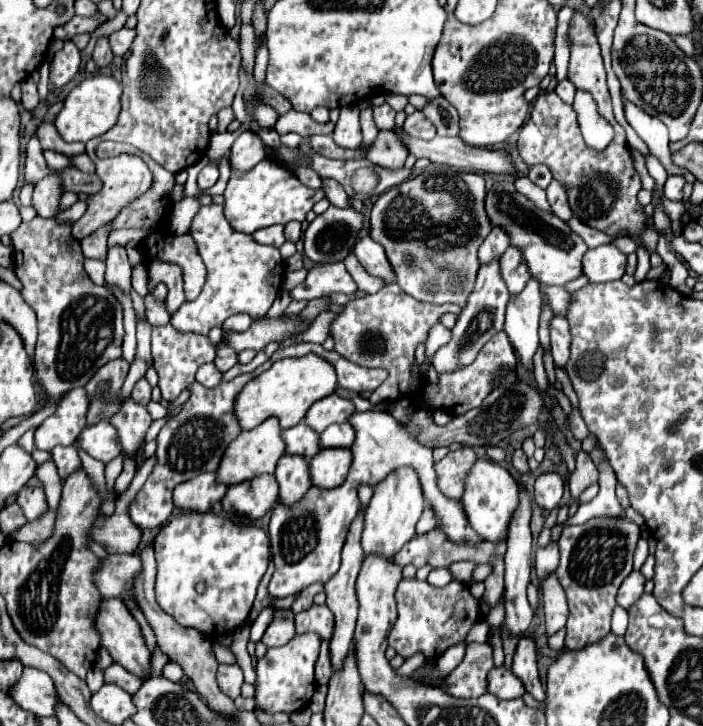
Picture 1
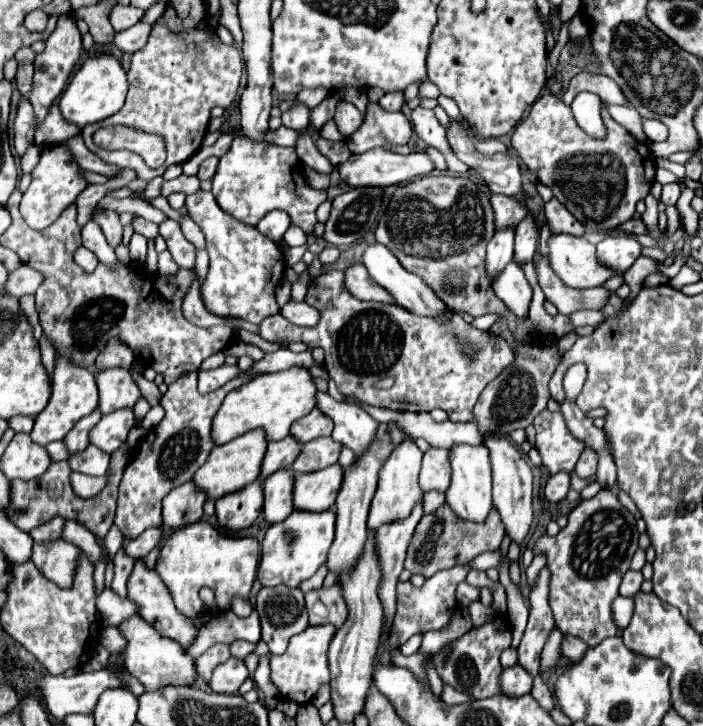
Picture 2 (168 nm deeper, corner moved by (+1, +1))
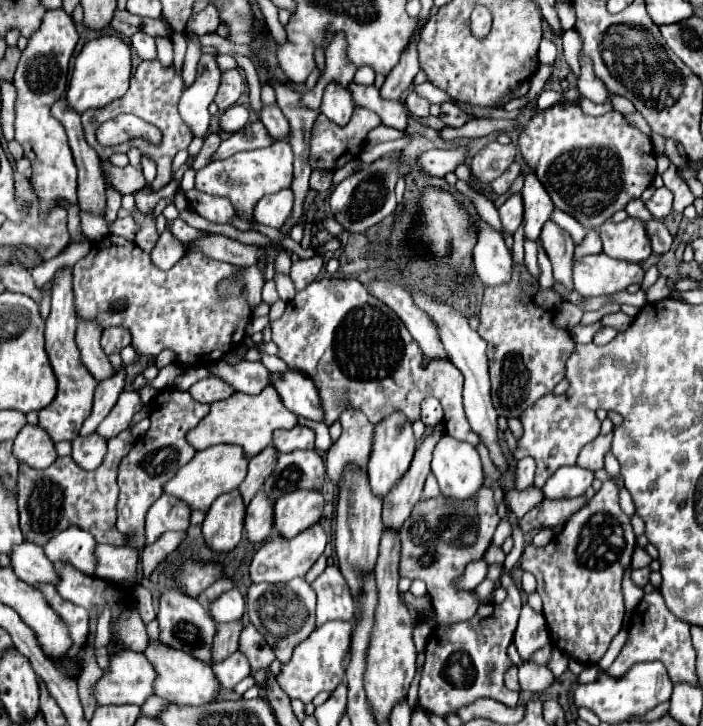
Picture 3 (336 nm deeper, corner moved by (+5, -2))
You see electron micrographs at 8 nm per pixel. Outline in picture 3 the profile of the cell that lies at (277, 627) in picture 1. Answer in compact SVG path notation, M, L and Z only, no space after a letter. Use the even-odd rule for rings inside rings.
M292 579L280 585L254 583L248 591L248 615L252 625L264 635L280 663L288 663L294 647L316 629L316 593L304 579Z

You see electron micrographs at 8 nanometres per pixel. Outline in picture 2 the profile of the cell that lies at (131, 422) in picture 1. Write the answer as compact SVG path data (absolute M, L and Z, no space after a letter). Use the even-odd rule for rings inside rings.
M104 370L96 374L96 384L100 390L100 410L116 412L122 408L134 408L140 400L140 390L132 380L128 370Z

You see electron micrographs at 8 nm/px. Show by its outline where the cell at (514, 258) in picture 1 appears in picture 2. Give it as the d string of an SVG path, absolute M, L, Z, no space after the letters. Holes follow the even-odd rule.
M528 216L520 222L520 226L516 228L516 238L514 238L514 262L518 266L532 262L534 250L536 250L536 240L538 240L538 232L536 232L536 224L534 220Z

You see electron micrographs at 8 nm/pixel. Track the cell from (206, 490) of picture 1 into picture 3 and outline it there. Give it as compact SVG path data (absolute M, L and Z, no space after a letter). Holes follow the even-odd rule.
M162 495L146 515L146 545L154 543L166 531L186 531L190 525L190 507L170 495Z

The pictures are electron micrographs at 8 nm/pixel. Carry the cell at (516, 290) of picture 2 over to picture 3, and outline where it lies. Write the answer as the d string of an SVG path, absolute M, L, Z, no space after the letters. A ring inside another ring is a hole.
M480 217L476 219L476 249L472 251L474 269L484 287L494 287L510 281L512 255L504 245L502 233L492 229Z

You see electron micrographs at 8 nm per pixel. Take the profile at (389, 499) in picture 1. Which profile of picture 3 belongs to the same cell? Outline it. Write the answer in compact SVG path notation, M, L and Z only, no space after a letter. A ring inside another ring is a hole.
M400 411L376 423L376 439L372 443L372 453L368 459L368 475L370 475L370 487L374 495L378 497L388 495L388 491L396 485L396 481L408 471L414 451L416 451L416 439L412 433L412 423Z

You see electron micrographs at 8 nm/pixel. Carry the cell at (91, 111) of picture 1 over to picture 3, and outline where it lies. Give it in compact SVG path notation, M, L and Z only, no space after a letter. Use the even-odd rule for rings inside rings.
M100 35L84 43L82 51L74 61L74 71L70 77L70 89L66 91L66 99L72 109L84 113L90 107L104 107L114 99L120 99L128 91L132 71L132 53L124 39L116 35Z

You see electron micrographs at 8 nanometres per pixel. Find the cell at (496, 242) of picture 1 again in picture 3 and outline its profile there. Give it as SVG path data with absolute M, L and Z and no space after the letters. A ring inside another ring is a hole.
M512 163L510 167L508 167L508 171L504 171L500 177L498 177L498 181L492 181L492 191L496 193L496 195L504 195L508 189L510 189L510 185L512 185L512 181L518 177L518 173L520 173L520 163Z

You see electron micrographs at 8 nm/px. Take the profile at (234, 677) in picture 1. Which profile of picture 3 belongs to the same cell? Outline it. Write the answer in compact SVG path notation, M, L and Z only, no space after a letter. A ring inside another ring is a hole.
M236 651L232 653L230 657L226 657L224 661L212 665L222 689L234 689L244 677L250 675L250 665L248 665L248 659Z

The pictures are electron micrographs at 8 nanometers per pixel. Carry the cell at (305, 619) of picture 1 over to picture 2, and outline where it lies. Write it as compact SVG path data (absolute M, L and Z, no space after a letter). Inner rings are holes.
M334 584L332 588L320 588L320 590L308 592L306 608L308 608L310 626L332 624L334 628L340 628L348 616L348 608L338 584Z

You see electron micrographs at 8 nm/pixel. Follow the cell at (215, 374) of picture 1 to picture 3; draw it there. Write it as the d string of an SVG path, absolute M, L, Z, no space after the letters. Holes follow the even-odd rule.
M206 377L206 379L198 381L198 383L194 383L188 389L188 393L192 395L194 401L208 403L210 405L214 401L220 401L220 399L230 397L234 393L234 389L228 383L224 383L222 379L218 379L218 377Z

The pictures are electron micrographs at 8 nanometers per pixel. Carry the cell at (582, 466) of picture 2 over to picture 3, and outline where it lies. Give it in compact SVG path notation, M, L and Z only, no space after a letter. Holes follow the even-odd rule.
M612 433L608 435L598 435L592 443L588 443L580 455L578 455L578 465L598 471L604 467L604 457L610 451L610 443L612 443Z

